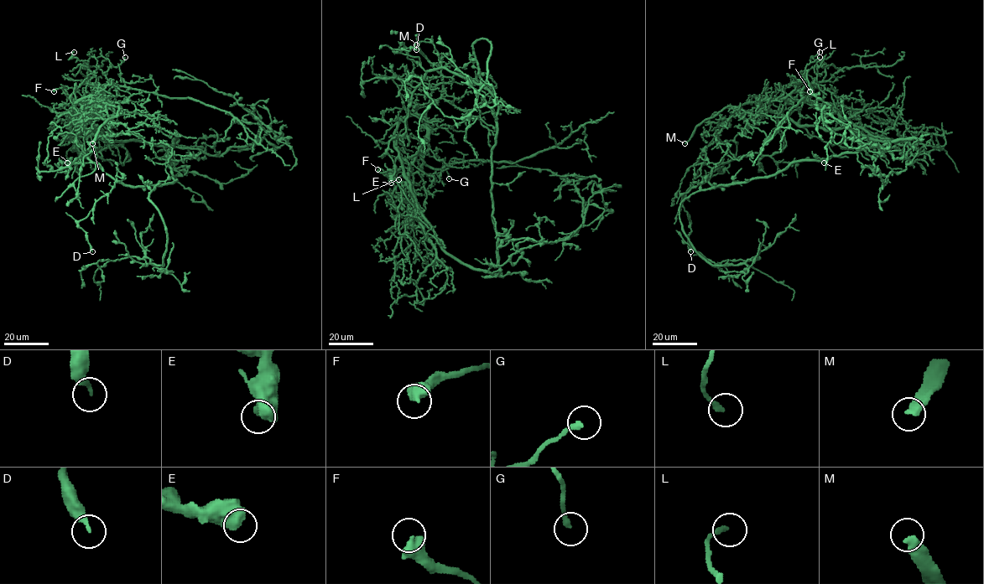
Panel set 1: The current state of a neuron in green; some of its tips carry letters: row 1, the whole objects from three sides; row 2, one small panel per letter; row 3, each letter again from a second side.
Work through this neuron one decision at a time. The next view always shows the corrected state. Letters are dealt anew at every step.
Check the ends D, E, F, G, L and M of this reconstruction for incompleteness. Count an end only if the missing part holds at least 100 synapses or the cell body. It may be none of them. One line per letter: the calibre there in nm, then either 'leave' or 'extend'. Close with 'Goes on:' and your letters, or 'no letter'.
D: 300 nm | leave
E: 750 nm | leave
F: 550 nm | leave
G: 220 nm | leave
L: 220 nm | leave
M: 360 nm | extend
Goes on: M

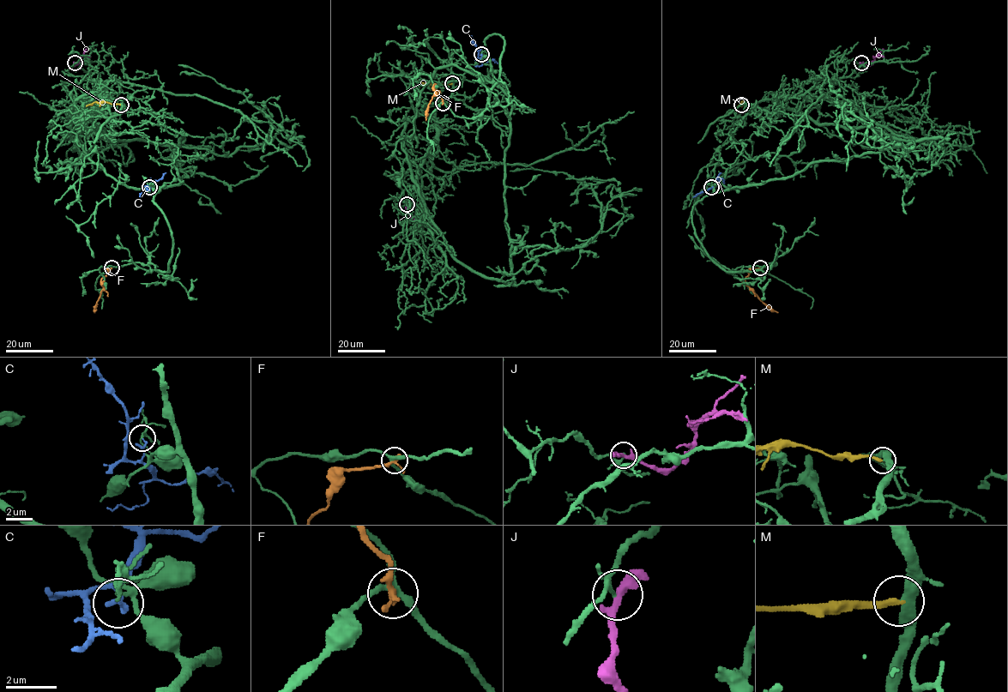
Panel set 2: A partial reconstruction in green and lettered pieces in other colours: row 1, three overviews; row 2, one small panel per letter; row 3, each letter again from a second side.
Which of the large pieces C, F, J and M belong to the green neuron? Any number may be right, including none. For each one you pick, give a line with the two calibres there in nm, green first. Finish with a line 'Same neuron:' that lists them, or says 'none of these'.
Same neuron: none of these

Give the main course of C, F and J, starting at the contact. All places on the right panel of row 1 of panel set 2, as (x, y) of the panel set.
C: (711, 187), (693, 197)
F: (760, 267), (751, 270), (745, 278), (745, 283), (763, 302), (778, 312)
J: (861, 63), (870, 65), (884, 49)

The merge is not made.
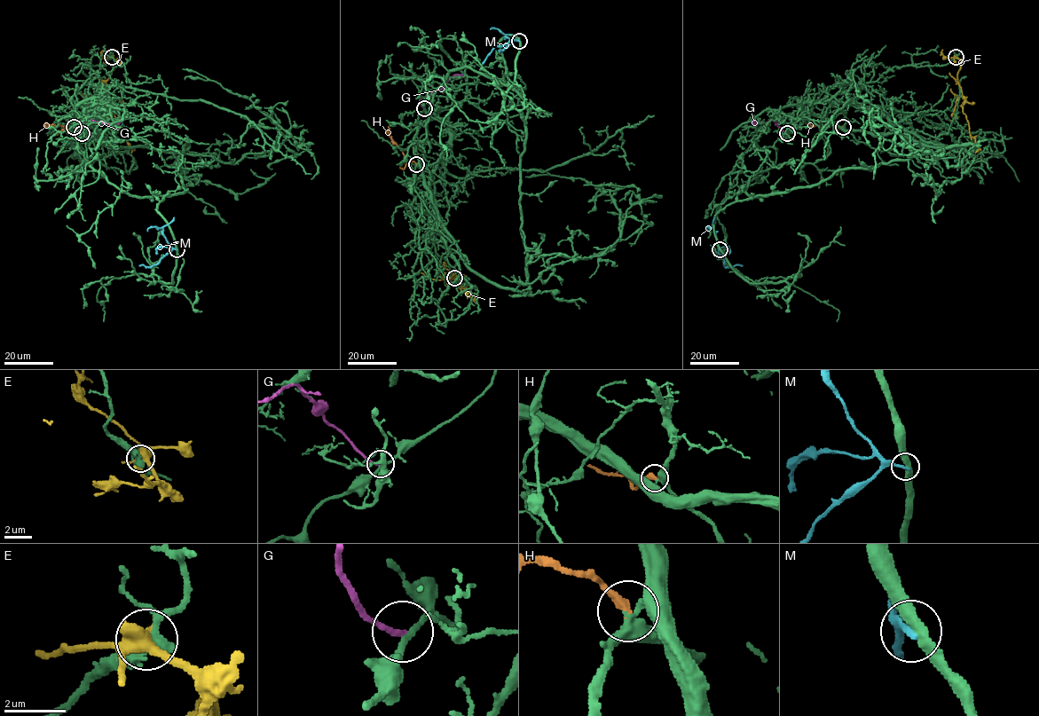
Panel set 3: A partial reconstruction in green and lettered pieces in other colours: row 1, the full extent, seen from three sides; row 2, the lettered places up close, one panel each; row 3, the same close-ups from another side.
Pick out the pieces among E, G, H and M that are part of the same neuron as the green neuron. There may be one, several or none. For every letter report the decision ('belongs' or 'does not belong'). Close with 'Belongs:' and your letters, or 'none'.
E: does not belong
G: does not belong
H: belongs
M: does not belong
Belongs: H

